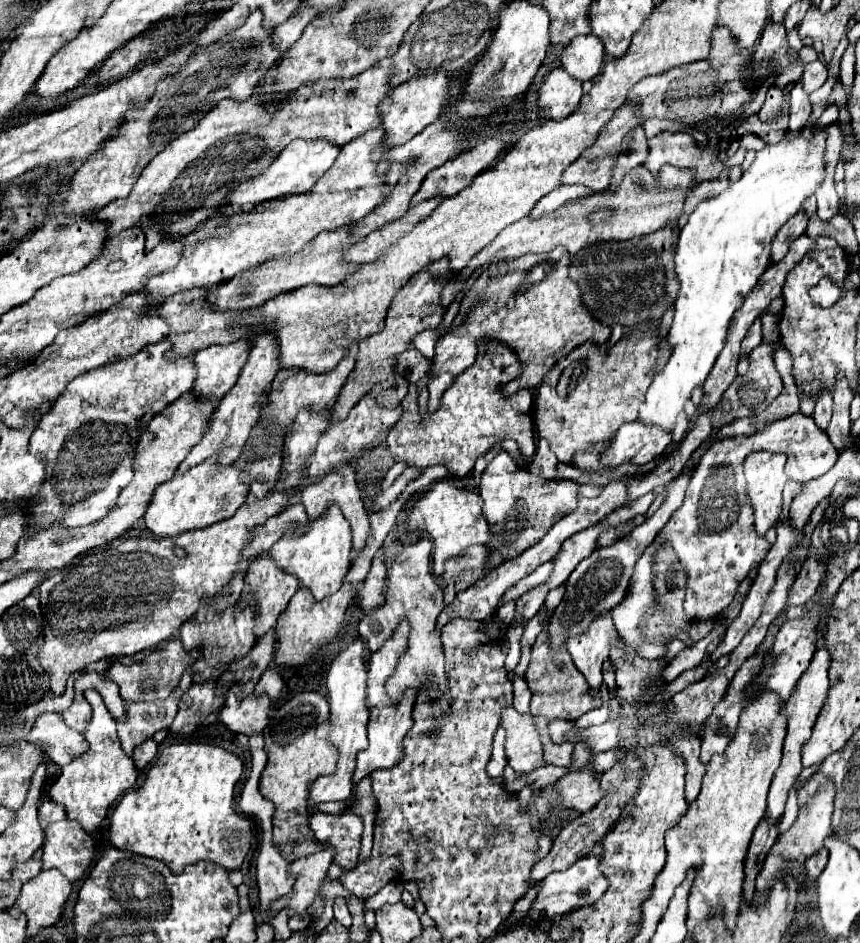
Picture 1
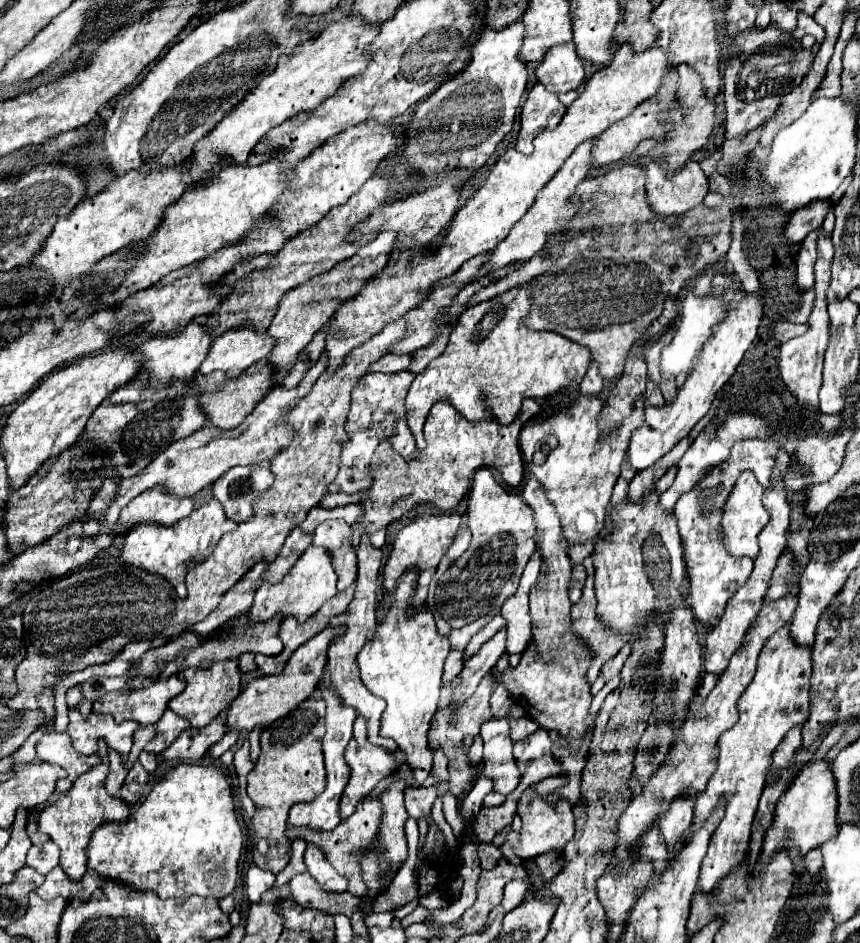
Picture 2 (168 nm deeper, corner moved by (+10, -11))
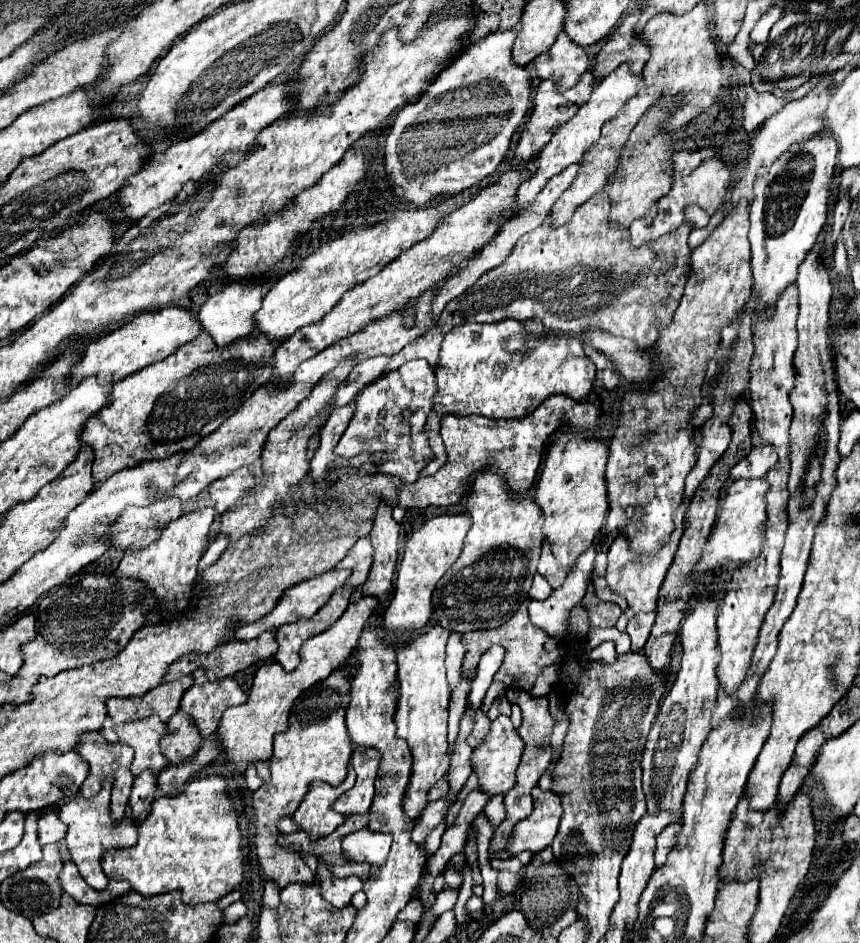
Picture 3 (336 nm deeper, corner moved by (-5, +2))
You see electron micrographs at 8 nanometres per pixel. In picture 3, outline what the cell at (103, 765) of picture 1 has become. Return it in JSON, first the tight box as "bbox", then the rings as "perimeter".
{"bbox":[59,777,137,891],"perimeter":[[[107,777],[103,781],[103,789],[99,791],[99,795],[95,795],[91,799],[77,797],[77,799],[65,803],[59,811],[59,819],[67,825],[65,845],[71,853],[71,861],[77,865],[77,869],[79,869],[81,877],[87,881],[87,885],[93,887],[95,891],[107,889],[107,883],[109,883],[101,869],[103,855],[111,849],[127,849],[127,847],[137,845],[137,825],[129,817],[125,817],[119,825],[115,825],[111,821],[109,797],[111,797],[111,779]]]}

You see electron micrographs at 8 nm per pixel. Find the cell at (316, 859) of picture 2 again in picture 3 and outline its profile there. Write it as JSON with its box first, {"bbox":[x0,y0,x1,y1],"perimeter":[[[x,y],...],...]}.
{"bbox":[317,863,363,909],"perimeter":[[[319,863],[319,867],[317,867],[317,881],[321,885],[321,897],[327,903],[335,905],[337,909],[351,905],[353,893],[361,891],[361,887],[363,887],[359,877],[345,877],[345,879],[331,877],[331,873],[327,873],[327,867],[323,863]]]}

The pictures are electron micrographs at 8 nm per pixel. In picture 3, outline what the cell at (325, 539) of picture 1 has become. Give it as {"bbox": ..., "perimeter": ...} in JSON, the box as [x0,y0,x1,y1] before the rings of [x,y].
{"bbox":[235,570,351,641],"perimeter":[[[330,570],[329,572],[321,573],[321,575],[315,575],[315,577],[311,577],[311,579],[305,579],[305,581],[297,583],[297,585],[293,585],[291,589],[287,589],[287,591],[279,597],[277,605],[275,605],[265,617],[261,617],[259,621],[255,621],[255,623],[237,621],[237,623],[235,623],[235,637],[241,639],[241,641],[253,639],[253,637],[259,637],[259,635],[265,633],[265,631],[275,631],[275,629],[279,629],[279,627],[285,625],[285,623],[293,623],[293,621],[299,621],[299,619],[309,619],[309,617],[313,617],[313,615],[327,603],[327,599],[331,597],[331,593],[333,593],[335,589],[339,589],[339,587],[345,585],[345,581],[349,579],[350,575],[351,571],[349,570]]]}

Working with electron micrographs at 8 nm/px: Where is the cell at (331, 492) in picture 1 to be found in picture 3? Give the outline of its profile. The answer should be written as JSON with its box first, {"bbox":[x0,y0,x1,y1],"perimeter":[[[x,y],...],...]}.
{"bbox":[337,537,371,587],"perimeter":[[[361,537],[355,543],[355,549],[351,549],[351,553],[347,553],[347,557],[337,563],[337,569],[349,569],[351,577],[347,581],[349,587],[359,587],[365,583],[367,575],[369,575],[369,567],[371,567],[371,541],[369,537]]]}

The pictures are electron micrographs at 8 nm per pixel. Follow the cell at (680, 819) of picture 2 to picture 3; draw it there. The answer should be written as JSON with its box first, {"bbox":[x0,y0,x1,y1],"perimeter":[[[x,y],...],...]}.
{"bbox":[655,823,681,869],"perimeter":[[[671,823],[671,825],[667,825],[667,829],[663,829],[659,833],[659,837],[657,837],[657,851],[655,851],[655,869],[663,867],[663,863],[667,859],[667,853],[675,847],[679,825],[681,823]]]}

